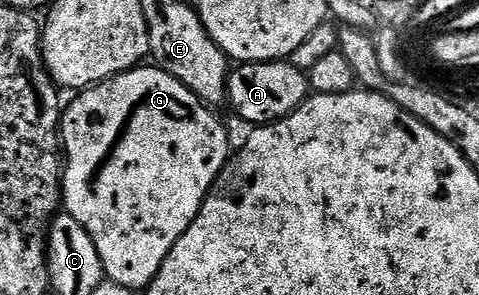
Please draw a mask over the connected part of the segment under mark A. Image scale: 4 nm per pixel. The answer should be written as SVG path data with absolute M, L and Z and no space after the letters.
M289 61L239 63L227 76L226 102L250 125L273 123L292 115L309 98L307 76Z

